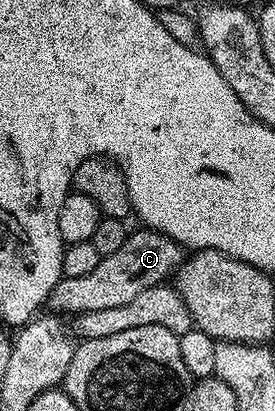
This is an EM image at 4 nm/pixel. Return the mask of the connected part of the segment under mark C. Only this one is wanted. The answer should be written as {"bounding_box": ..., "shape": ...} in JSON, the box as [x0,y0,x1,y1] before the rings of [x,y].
{"bounding_box":[46,226,184,314],"shape":[[[146,226],[138,230],[140,232],[132,231],[128,235],[125,246],[121,246],[121,250],[102,257],[97,262],[96,268],[89,274],[85,274],[85,278],[63,276],[51,291],[46,307],[55,314],[64,314],[63,312],[82,314],[109,310],[113,306],[125,306],[125,302],[137,298],[137,294],[142,294],[144,290],[155,288],[159,284],[167,284],[184,262],[183,245],[165,234],[151,231]]]}

